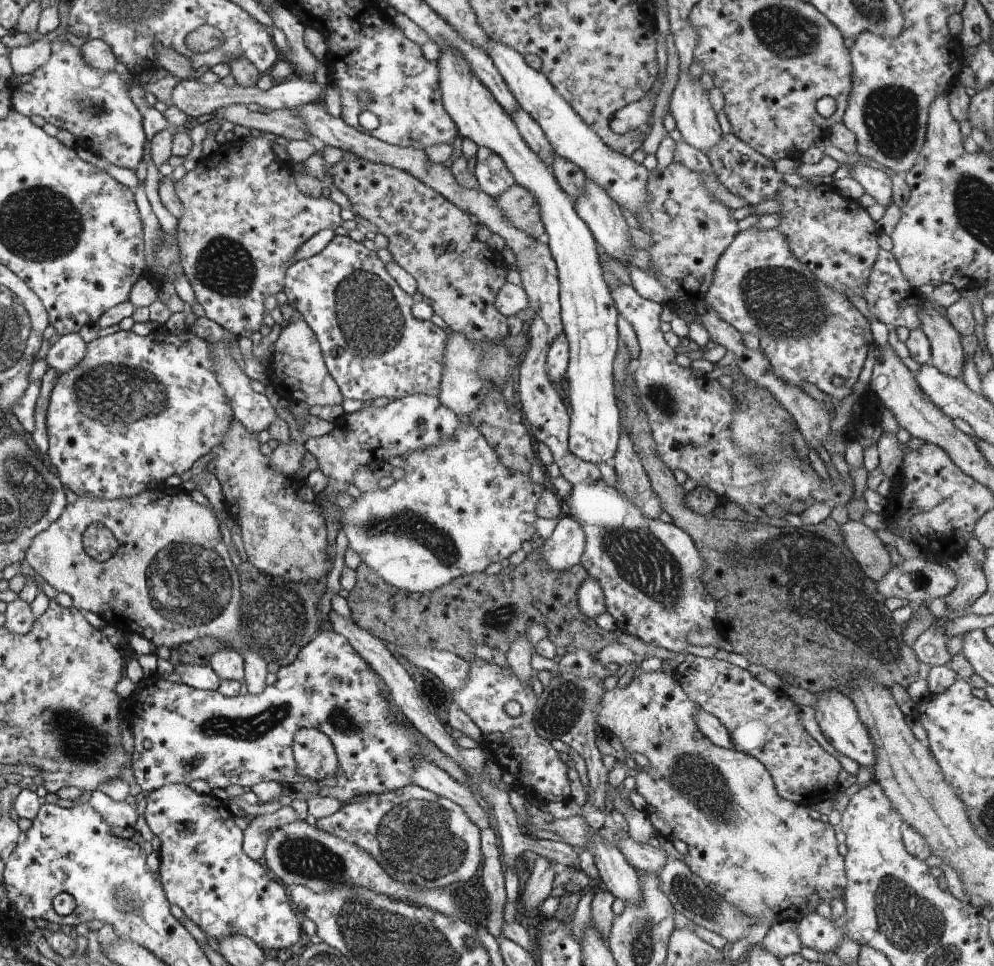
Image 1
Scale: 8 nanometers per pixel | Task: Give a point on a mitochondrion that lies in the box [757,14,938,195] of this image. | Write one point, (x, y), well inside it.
(891, 114)

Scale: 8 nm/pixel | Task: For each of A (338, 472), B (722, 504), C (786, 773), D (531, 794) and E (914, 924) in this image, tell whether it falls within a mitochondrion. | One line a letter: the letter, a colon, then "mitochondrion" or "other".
A: other
B: other
C: other
D: other
E: mitochondrion

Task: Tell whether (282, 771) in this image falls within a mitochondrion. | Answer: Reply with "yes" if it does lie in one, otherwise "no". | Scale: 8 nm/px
no

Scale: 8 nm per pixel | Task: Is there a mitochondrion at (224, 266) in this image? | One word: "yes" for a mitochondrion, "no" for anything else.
yes

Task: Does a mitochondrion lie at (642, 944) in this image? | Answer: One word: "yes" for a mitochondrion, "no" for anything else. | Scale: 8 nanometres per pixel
yes

